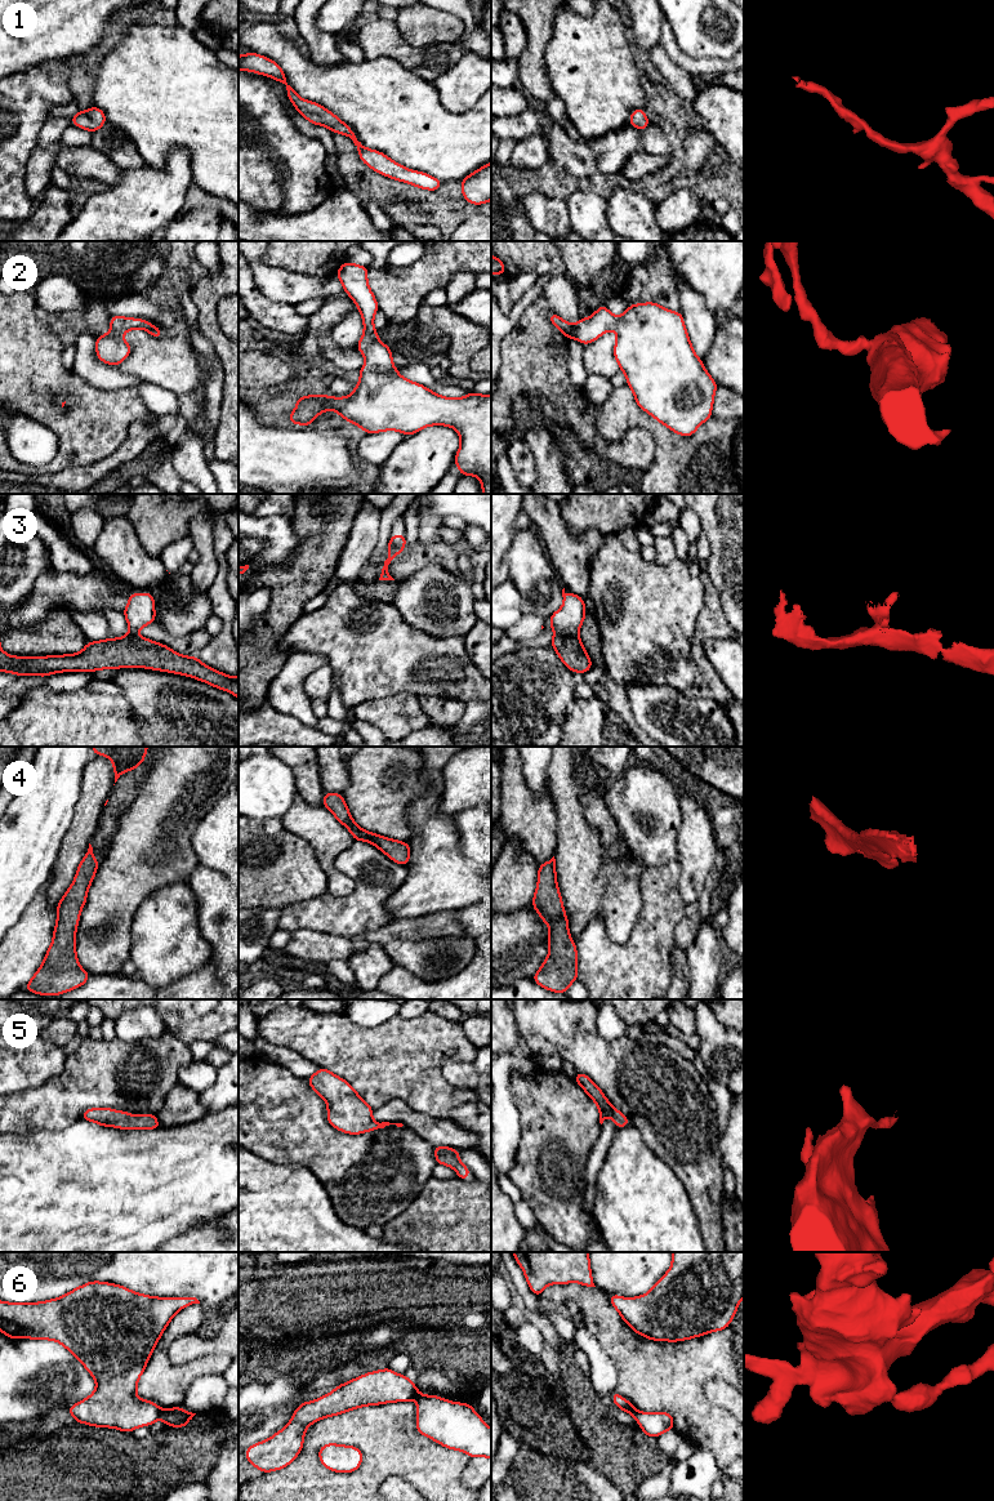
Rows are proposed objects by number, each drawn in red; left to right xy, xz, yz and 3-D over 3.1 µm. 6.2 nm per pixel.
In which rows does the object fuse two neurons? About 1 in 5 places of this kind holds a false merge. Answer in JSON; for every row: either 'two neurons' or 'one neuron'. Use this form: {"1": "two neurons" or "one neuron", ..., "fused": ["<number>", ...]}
{"1": "one neuron", "2": "one neuron", "3": "two neurons", "4": "one neuron", "5": "one neuron", "6": "two neurons", "fused": ["3", "6"]}

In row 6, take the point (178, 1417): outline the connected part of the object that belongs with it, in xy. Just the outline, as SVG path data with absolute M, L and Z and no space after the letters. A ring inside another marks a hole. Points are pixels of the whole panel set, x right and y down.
M178 1406L164 1409L160 1415L160 1418L165 1422L166 1426L184 1427L195 1415L196 1413L187 1412Z

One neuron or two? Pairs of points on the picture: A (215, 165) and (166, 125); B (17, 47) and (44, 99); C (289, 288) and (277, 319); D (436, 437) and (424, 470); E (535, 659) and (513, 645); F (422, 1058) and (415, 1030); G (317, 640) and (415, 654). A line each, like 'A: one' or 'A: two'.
A: one
B: two
C: two
D: one
E: two
F: one
G: one

